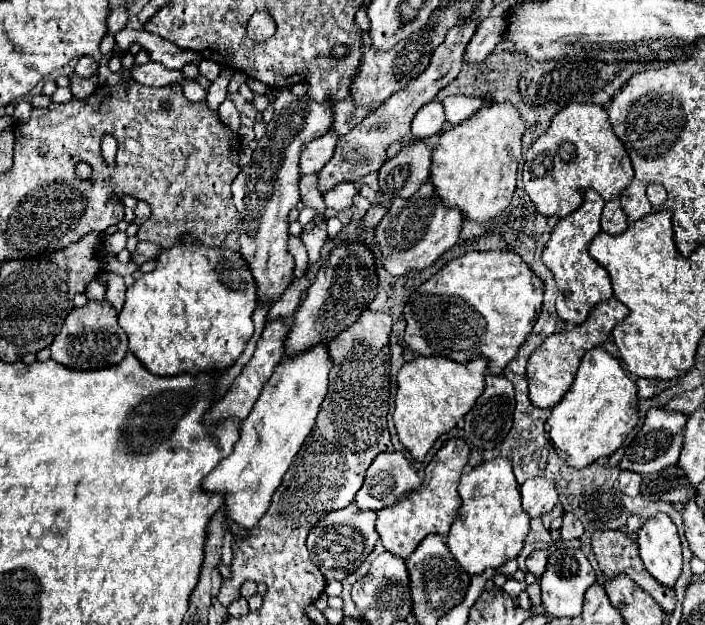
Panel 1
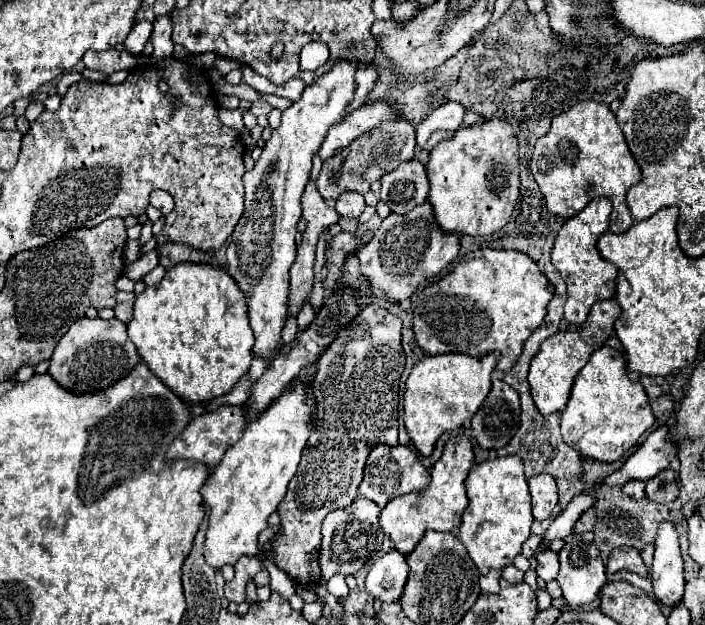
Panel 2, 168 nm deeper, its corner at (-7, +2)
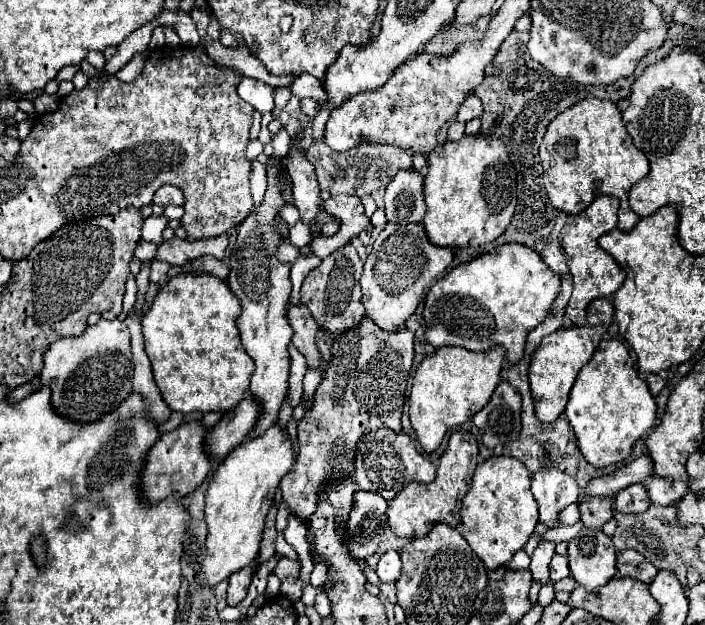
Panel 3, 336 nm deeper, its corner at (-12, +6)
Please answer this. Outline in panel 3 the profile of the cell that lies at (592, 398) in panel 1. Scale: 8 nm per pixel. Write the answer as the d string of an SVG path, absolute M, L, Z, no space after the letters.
M602 340L598 344L592 360L580 370L564 412L574 428L580 452L590 464L600 468L622 462L634 442L656 422L656 402L648 384L638 378L628 348L620 340Z

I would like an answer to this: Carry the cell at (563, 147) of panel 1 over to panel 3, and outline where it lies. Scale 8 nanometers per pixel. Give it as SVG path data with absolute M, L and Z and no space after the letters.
M584 98L572 108L558 114L540 146L544 186L554 208L566 214L578 214L600 194L616 196L620 200L618 228L630 232L640 220L628 204L628 190L650 172L648 158L634 148L632 136L626 132L622 114L614 102Z

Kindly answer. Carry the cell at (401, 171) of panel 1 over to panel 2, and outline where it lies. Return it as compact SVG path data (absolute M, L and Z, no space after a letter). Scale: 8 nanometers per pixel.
M417 160L399 164L393 172L381 178L379 198L393 214L407 214L427 200L429 180L425 166Z

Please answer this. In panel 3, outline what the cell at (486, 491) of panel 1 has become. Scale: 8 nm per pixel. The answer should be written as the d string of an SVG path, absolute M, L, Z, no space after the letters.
M490 456L476 466L472 488L462 500L460 530L470 548L478 554L488 570L506 566L522 550L538 522L538 506L530 492L530 472L526 466L508 456Z

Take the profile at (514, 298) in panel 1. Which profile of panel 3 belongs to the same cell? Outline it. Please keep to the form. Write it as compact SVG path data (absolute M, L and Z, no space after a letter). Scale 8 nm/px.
M502 244L456 266L430 288L422 312L426 342L434 348L462 346L474 352L484 352L500 344L506 348L508 362L516 364L524 354L526 336L546 318L558 292L560 276L532 248Z

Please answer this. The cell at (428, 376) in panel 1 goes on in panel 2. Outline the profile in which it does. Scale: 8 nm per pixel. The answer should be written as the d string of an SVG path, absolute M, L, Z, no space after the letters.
M459 352L421 358L407 378L405 390L405 428L421 456L431 456L441 434L459 428L485 402L491 388L491 372L497 366L497 354L467 358Z

